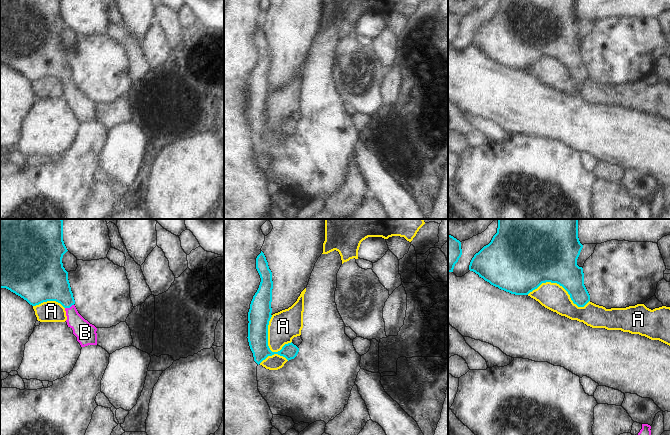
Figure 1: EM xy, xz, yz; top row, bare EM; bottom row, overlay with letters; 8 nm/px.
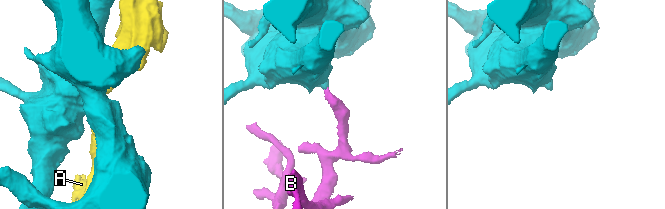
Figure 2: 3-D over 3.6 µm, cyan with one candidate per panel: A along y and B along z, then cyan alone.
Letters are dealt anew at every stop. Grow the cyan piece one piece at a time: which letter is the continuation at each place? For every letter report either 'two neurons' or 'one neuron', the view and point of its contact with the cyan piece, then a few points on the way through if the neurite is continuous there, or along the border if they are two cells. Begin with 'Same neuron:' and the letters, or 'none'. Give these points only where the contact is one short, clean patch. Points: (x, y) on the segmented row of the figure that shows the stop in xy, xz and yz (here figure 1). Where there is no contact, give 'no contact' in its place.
Same neuron: B
A: two neurons | xz (267, 342)
B: one neuron | xy (69, 307) | across xy (49, 283), (68, 302), (69, 307), (74, 320), (85, 332)

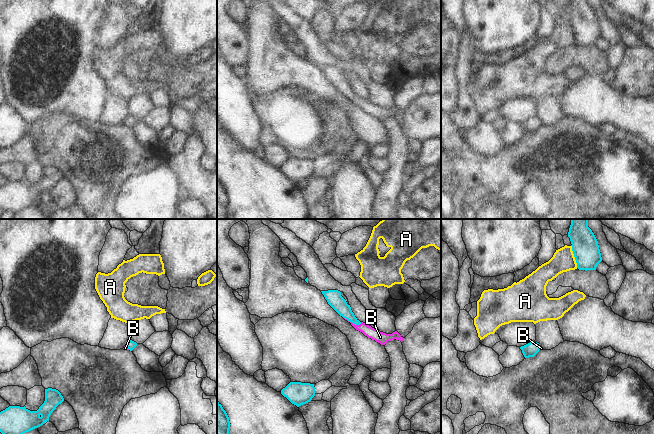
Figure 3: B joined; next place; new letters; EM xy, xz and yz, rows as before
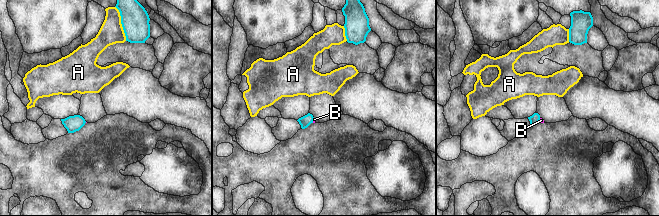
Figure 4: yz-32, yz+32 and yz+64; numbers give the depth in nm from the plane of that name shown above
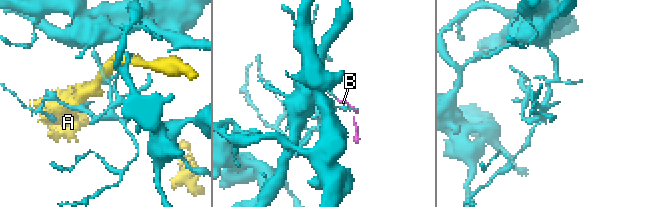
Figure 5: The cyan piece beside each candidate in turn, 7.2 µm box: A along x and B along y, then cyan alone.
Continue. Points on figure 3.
Same neuron: B
A: two neurons | yz (574, 256)
B: one neuron | xz (353, 323) | across xz (335, 300), (353, 323), (380, 337)

